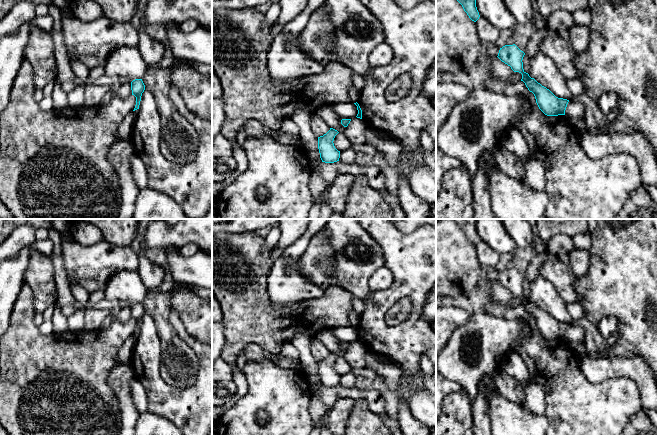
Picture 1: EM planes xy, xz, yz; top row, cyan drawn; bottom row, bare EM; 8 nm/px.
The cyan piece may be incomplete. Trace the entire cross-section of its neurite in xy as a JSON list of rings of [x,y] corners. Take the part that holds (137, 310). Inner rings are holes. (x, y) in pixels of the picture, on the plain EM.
[[[135,303],[131,306],[131,314],[132,314],[132,319],[136,321],[136,329],[133,335],[139,333],[140,325],[141,325],[141,320],[142,317],[145,314],[145,309],[142,305],[142,303]]]

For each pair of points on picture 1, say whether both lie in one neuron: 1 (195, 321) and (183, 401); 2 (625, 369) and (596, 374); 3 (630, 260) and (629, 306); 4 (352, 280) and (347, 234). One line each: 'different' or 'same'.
1: different
2: same
3: same
4: same

